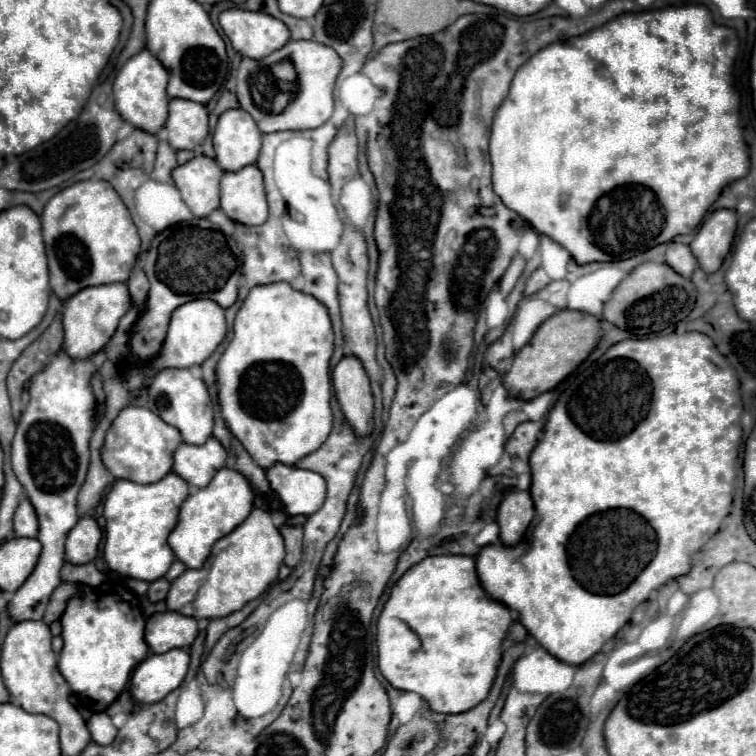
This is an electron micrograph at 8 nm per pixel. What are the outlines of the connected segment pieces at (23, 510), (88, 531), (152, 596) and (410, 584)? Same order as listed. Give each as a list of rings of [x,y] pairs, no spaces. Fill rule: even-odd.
[[[23,499],[17,507],[15,519],[13,519],[13,531],[17,537],[37,537],[39,521],[29,499]]]
[[[81,517],[79,523],[73,527],[73,531],[67,537],[65,545],[65,557],[69,563],[83,565],[95,559],[99,543],[101,543],[101,527],[97,525],[95,517]]]
[[[157,579],[157,581],[151,581],[149,583],[149,589],[147,589],[147,597],[151,603],[157,603],[157,601],[163,601],[169,593],[169,583],[165,579]]]
[[[427,557],[393,585],[379,616],[379,671],[393,687],[419,693],[437,713],[469,711],[489,695],[509,623],[509,607],[485,593],[473,557]]]

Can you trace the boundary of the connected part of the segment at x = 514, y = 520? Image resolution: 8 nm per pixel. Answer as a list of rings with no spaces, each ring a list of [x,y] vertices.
[[[507,491],[497,511],[497,523],[501,527],[501,543],[505,547],[517,545],[529,523],[533,521],[535,509],[529,491]]]

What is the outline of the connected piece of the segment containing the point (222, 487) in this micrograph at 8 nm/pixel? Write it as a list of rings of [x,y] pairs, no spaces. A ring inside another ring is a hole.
[[[229,467],[219,469],[207,487],[195,489],[181,505],[179,523],[169,535],[169,545],[175,557],[189,569],[201,569],[211,555],[213,543],[231,533],[239,523],[243,523],[243,519],[247,519],[253,509],[253,497],[255,495],[251,485],[239,471]]]

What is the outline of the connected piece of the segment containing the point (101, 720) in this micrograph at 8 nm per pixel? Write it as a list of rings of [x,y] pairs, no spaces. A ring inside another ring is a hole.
[[[95,713],[89,719],[87,727],[97,745],[111,745],[117,737],[117,727],[111,723],[111,717],[107,713]]]

